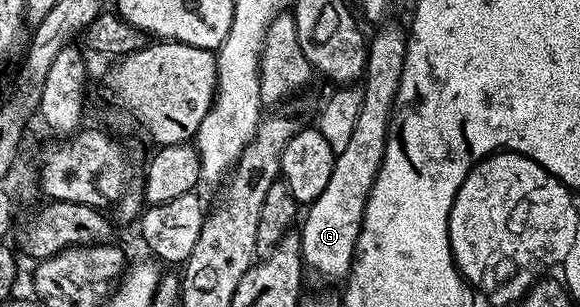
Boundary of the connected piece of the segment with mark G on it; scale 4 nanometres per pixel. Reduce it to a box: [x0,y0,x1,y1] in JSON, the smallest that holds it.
[301,23,409,282]

